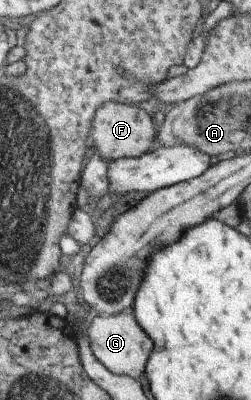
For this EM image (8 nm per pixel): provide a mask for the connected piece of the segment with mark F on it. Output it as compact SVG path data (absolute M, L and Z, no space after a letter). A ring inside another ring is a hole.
M107 102L96 109L88 132L88 137L94 141L94 153L99 154L107 163L123 157L136 158L153 150L156 147L155 136L152 118L145 110L133 104L117 102Z

